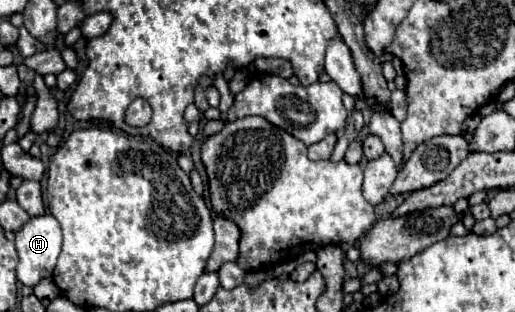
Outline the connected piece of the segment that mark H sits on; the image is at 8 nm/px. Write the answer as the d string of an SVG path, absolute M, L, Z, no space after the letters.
M46 213L32 217L16 233L18 267L16 277L22 285L36 287L42 279L52 277L62 251L62 231L58 221Z

